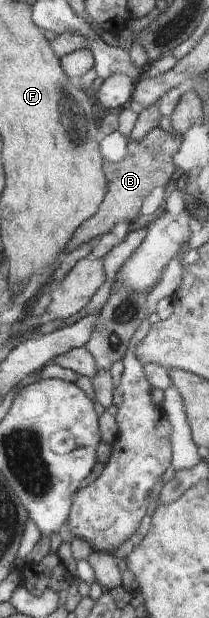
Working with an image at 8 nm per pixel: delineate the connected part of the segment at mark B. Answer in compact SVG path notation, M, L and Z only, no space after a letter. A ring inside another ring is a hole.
M158 127L149 131L141 140L130 139L126 155L119 162L112 163L103 159L103 170L107 181L104 201L99 205L98 211L76 229L64 252L80 248L83 244L97 242L104 233L112 233L111 229L116 224L134 222L134 219L141 214L140 207L144 199L156 187L165 187L172 173L176 171L172 156L178 151L181 142L182 138L172 137Z

